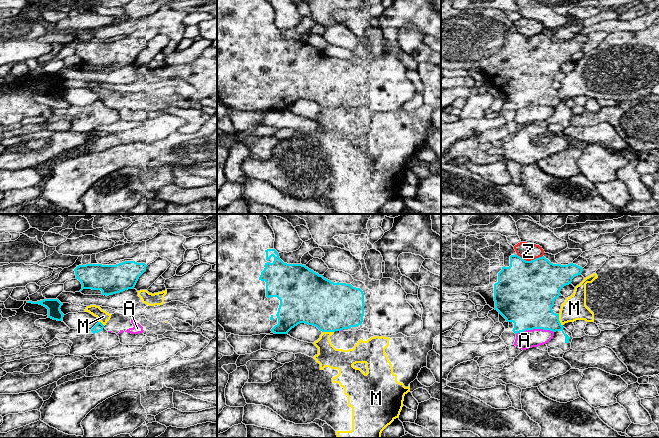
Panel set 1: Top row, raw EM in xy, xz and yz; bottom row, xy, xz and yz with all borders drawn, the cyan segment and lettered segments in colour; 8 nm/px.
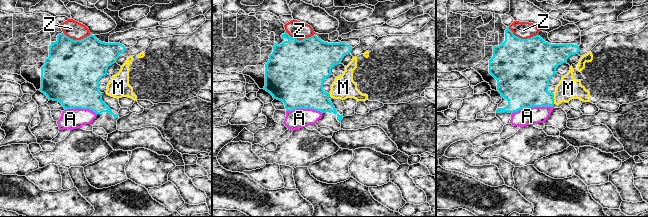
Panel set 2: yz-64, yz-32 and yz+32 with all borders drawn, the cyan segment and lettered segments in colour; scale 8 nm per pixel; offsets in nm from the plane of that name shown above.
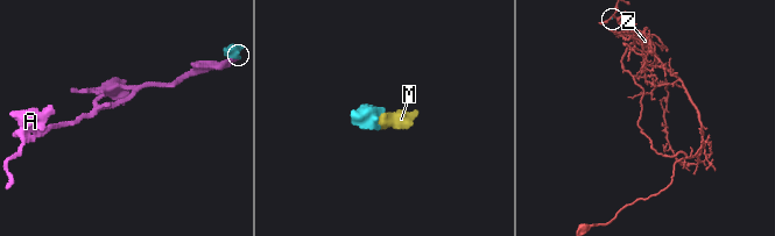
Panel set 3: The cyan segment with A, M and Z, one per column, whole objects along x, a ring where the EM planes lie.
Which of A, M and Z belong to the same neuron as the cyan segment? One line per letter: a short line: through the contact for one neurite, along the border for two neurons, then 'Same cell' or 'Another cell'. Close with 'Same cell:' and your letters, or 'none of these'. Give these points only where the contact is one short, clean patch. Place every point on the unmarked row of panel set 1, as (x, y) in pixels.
A: Another cell
M: Another cell
Z: Another cell
Same cell: none of these

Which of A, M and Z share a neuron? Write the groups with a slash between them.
A M / Z

